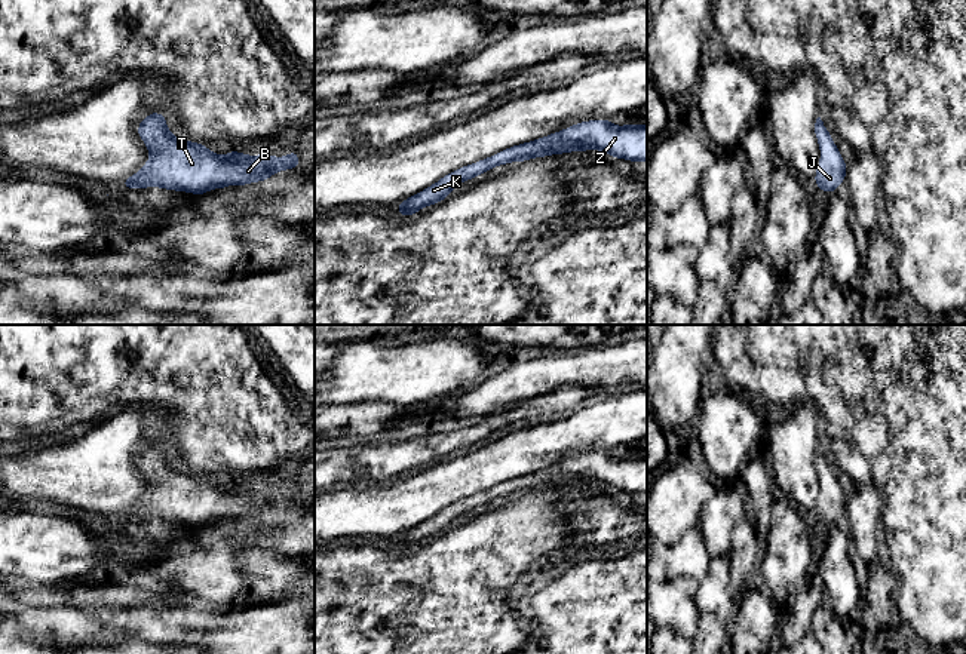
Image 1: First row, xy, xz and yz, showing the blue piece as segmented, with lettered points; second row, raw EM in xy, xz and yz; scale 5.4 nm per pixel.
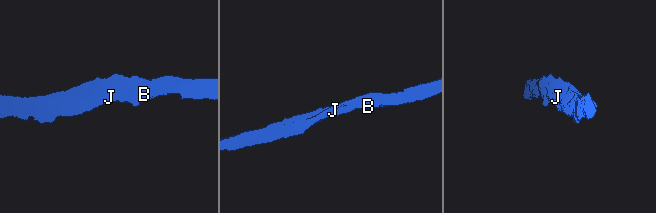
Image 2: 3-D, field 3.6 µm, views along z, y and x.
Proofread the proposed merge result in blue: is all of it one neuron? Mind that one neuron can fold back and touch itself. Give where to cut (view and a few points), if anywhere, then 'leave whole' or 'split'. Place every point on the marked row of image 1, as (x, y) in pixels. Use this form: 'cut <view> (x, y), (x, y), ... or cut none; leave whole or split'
cut none; leave whole

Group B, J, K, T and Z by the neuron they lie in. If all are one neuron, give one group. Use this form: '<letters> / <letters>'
B J K T Z

